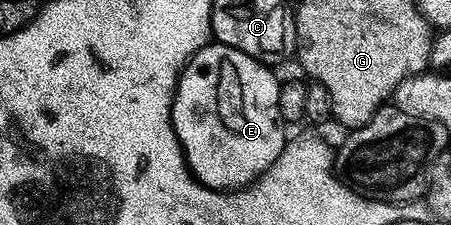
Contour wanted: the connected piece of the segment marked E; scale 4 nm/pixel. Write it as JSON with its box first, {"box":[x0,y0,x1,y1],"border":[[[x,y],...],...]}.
{"box":[171,41,287,191],"border":[[[216,41],[206,43],[203,49],[196,51],[189,60],[185,62],[185,68],[177,79],[177,90],[173,93],[173,104],[171,105],[171,121],[175,129],[175,137],[181,146],[181,152],[193,173],[193,178],[202,183],[204,187],[211,187],[215,191],[232,191],[249,186],[254,179],[258,179],[263,171],[266,171],[279,157],[279,153],[285,148],[287,134],[283,128],[283,120],[280,115],[279,97],[282,84],[272,75],[270,68],[257,59],[252,59],[247,53],[243,53],[234,47],[228,47]]]}

